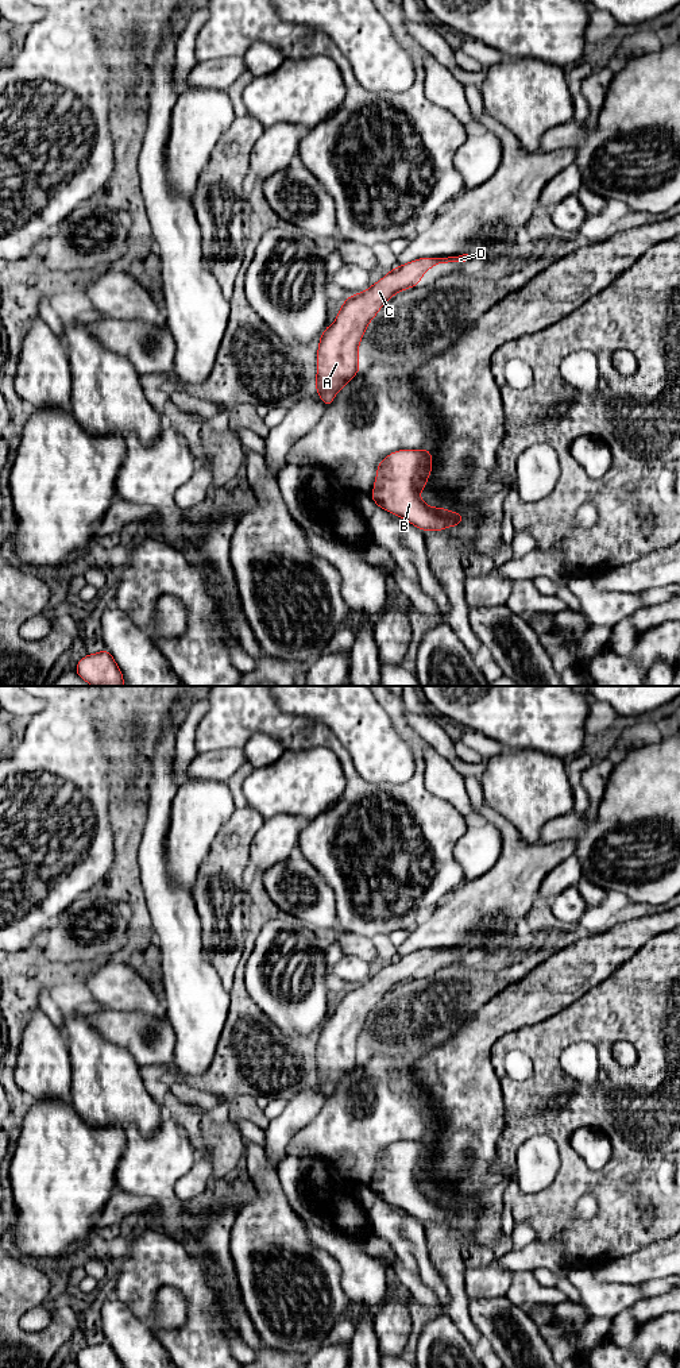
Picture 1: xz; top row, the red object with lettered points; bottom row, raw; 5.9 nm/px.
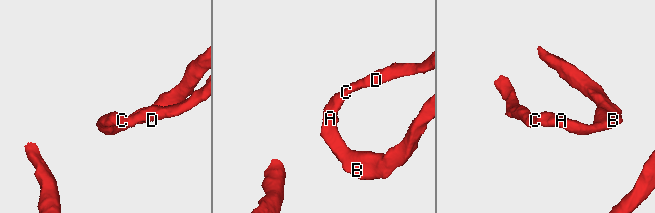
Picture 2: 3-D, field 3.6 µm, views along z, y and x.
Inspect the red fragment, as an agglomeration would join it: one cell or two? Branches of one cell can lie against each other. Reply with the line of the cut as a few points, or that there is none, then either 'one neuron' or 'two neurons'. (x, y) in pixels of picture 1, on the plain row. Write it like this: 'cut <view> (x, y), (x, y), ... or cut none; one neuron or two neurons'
cut none; one neuron

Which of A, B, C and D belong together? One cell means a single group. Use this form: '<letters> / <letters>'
A B C D

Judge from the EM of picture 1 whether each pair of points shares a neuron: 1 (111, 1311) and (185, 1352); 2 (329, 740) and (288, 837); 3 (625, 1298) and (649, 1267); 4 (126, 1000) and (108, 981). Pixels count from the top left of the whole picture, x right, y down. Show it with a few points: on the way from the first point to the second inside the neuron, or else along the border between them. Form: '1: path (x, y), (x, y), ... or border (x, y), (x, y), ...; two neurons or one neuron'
1: border (135, 1314), (150, 1324), (159, 1343), (170, 1353); two neurons
2: border (306, 823), (296, 847); two neurons
3: border (603, 1283), (638, 1284); two neurons
4: path (123, 995), (112, 985); one neuron

